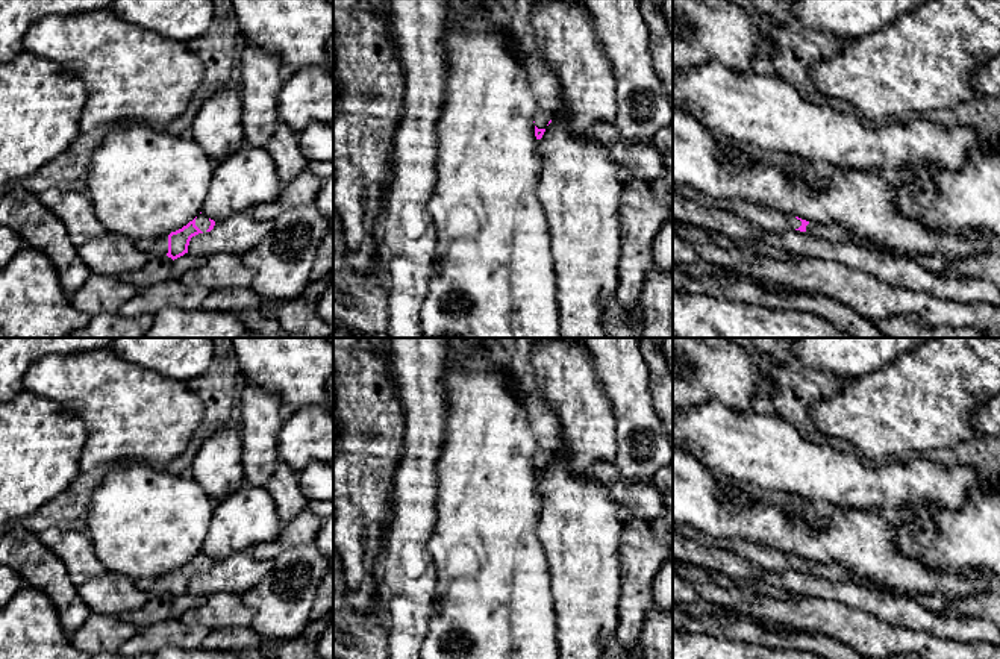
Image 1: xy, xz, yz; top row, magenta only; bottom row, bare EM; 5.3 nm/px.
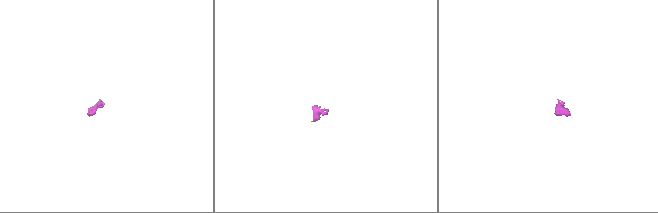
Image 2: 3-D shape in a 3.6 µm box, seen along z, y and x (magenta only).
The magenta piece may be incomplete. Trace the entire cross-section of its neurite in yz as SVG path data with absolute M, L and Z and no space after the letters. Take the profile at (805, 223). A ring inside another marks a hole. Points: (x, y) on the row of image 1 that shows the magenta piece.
M673 185L673 189L703 206L724 209L738 217L742 217L748 220L752 224L759 226L767 232L782 232L788 229L795 229L800 232L809 232L818 238L832 242L856 244L871 250L888 250L885 245L879 242L856 236L855 233L852 233L850 230L844 229L839 224L809 223L791 214L783 214L764 206L758 206L741 198L708 198L698 194L694 188L686 185L679 186Z

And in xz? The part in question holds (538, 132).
M492 0L498 32L514 58L526 68L536 97L535 136L541 139L562 102L558 76L539 53L539 44L530 24L533 0Z

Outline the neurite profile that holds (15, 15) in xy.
M0 0L0 64L23 53L23 41L33 23L48 15L109 9L114 0Z

